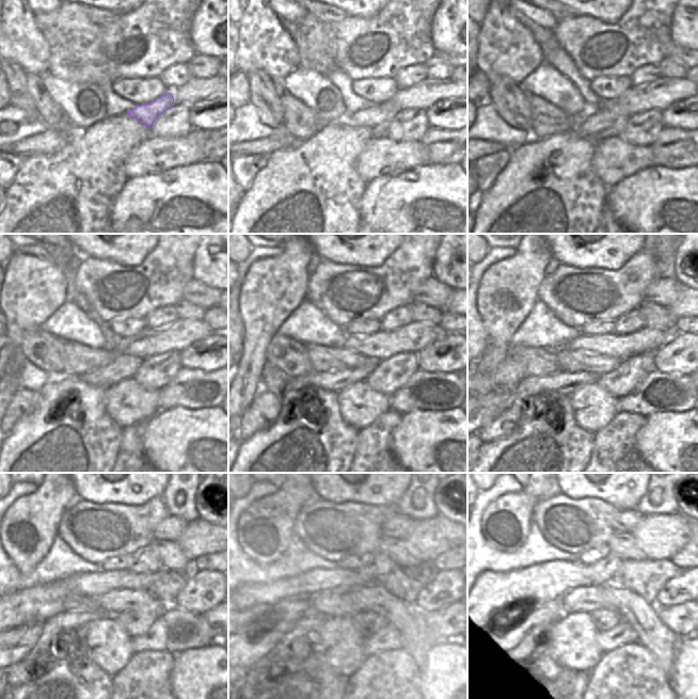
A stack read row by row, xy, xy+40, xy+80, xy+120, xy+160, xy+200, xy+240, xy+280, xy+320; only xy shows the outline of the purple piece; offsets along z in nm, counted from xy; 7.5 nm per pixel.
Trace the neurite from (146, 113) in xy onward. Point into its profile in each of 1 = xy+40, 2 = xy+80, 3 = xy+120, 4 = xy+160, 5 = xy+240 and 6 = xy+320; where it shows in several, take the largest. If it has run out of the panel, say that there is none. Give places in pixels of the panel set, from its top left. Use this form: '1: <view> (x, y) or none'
1: xy+40 (377, 117)
2: xy+80 (597, 125)
3: xy+120 (124, 366)
4: xy+160 (333, 380)
5: xy+240 (66, 620)
6: xy+320 (526, 650)

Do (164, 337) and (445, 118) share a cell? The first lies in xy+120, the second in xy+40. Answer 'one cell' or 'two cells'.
two cells

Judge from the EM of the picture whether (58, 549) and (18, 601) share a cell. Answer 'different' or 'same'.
different

